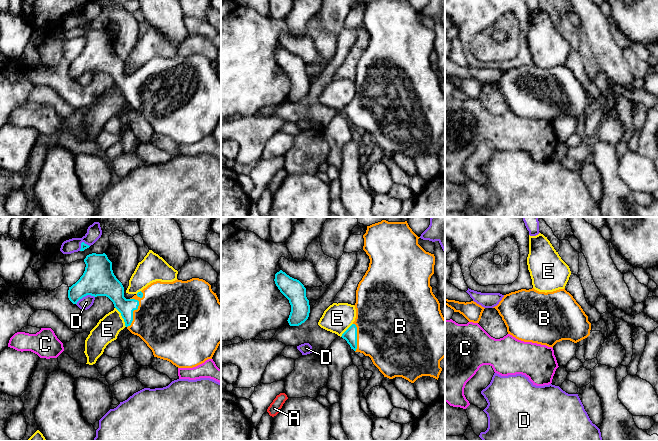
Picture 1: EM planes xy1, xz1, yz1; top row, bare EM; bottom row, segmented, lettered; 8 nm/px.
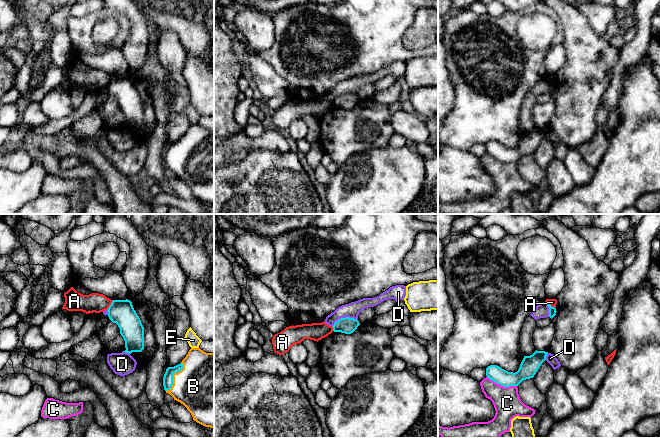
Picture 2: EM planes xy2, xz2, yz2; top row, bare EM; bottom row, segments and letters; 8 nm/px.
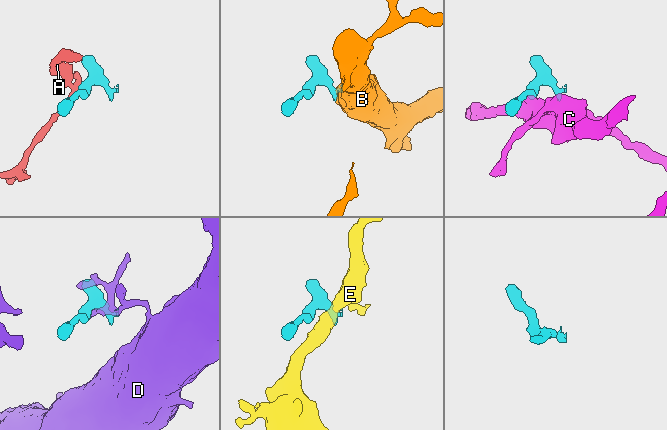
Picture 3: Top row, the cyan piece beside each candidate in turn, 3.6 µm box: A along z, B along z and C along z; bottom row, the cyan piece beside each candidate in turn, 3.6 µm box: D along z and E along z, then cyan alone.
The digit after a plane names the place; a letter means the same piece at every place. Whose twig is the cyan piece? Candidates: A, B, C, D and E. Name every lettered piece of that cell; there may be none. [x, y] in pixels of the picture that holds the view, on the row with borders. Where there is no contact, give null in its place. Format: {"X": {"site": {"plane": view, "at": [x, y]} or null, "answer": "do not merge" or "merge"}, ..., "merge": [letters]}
{"A": {"site": {"plane": "xy2", "at": [110, 305]}, "answer": "do not merge"}, "B": {"site": {"plane": "xy1", "at": [132, 312]}, "answer": "merge"}, "C": {"site": {"plane": "yz2", "at": [501, 385]}, "answer": "do not merge"}, "D": {"site": {"plane": "xz2", "at": [343, 318]}, "answer": "do not merge"}, "E": {"site": {"plane": "xy1", "at": [122, 317]}, "answer": "do not merge"}, "merge": ["B"]}

